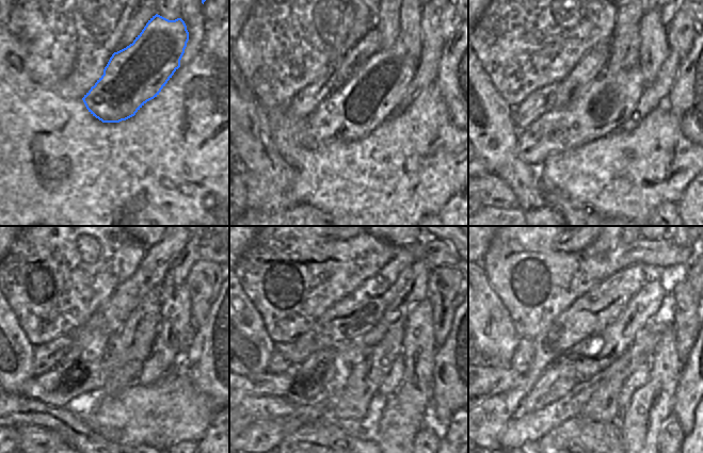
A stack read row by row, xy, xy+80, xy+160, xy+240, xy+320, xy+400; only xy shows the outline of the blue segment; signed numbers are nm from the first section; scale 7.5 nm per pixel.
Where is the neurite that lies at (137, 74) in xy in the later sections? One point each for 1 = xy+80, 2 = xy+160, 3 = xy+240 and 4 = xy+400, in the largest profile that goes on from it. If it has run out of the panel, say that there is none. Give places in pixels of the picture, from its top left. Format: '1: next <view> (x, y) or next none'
1: next xy+80 (370, 96)
2: next xy+160 (610, 99)
3: next xy+240 (58, 386)
4: next xy+400 (490, 381)

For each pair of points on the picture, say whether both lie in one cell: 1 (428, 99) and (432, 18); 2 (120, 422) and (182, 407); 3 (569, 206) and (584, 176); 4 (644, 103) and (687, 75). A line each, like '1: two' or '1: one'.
1: two
2: one
3: two
4: two

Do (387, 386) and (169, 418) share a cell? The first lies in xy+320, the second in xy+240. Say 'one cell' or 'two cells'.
two cells

